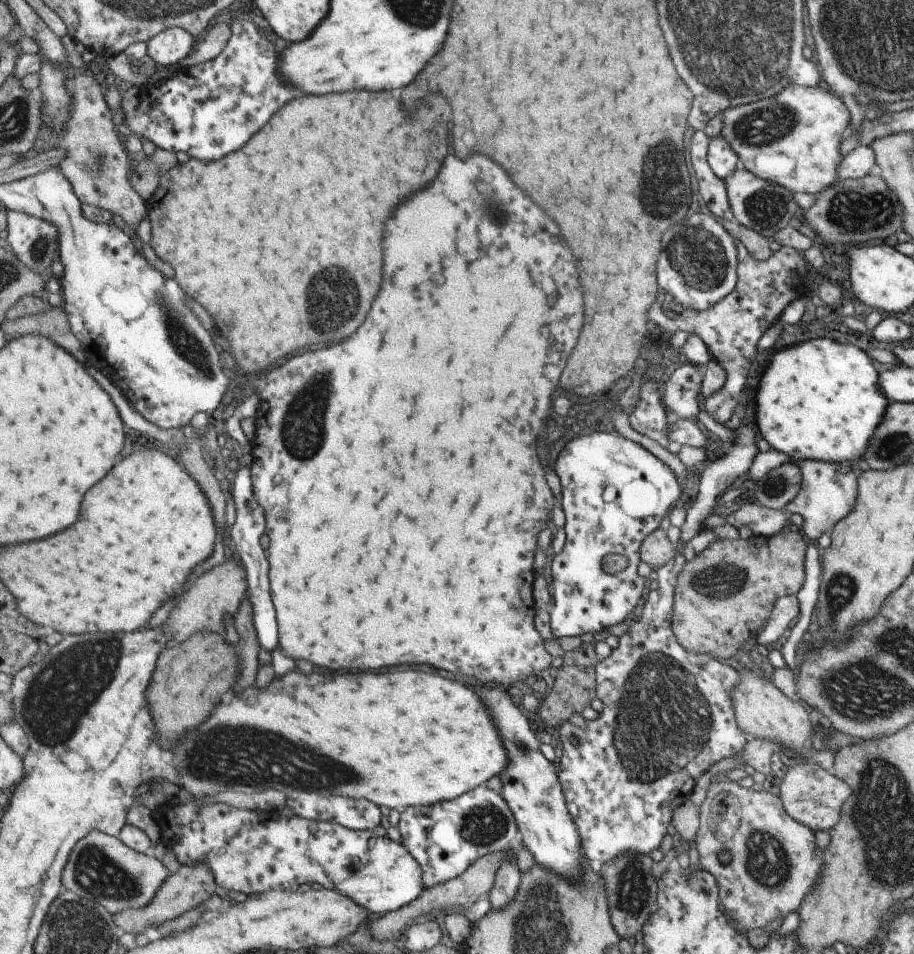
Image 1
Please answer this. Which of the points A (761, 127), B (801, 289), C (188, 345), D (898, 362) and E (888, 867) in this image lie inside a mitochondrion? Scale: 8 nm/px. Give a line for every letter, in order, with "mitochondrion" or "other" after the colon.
A: mitochondrion
B: other
C: mitochondrion
D: other
E: mitochondrion

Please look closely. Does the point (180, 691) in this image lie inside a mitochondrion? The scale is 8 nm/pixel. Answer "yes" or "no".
no

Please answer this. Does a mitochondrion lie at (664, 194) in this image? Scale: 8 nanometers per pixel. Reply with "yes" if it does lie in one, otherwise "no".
yes

